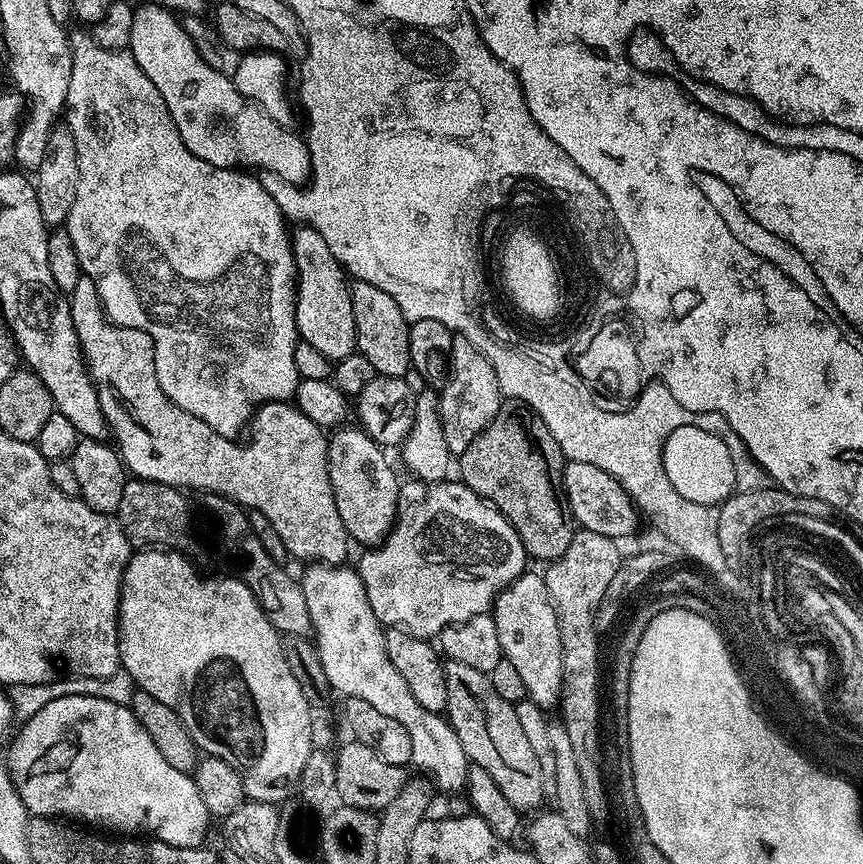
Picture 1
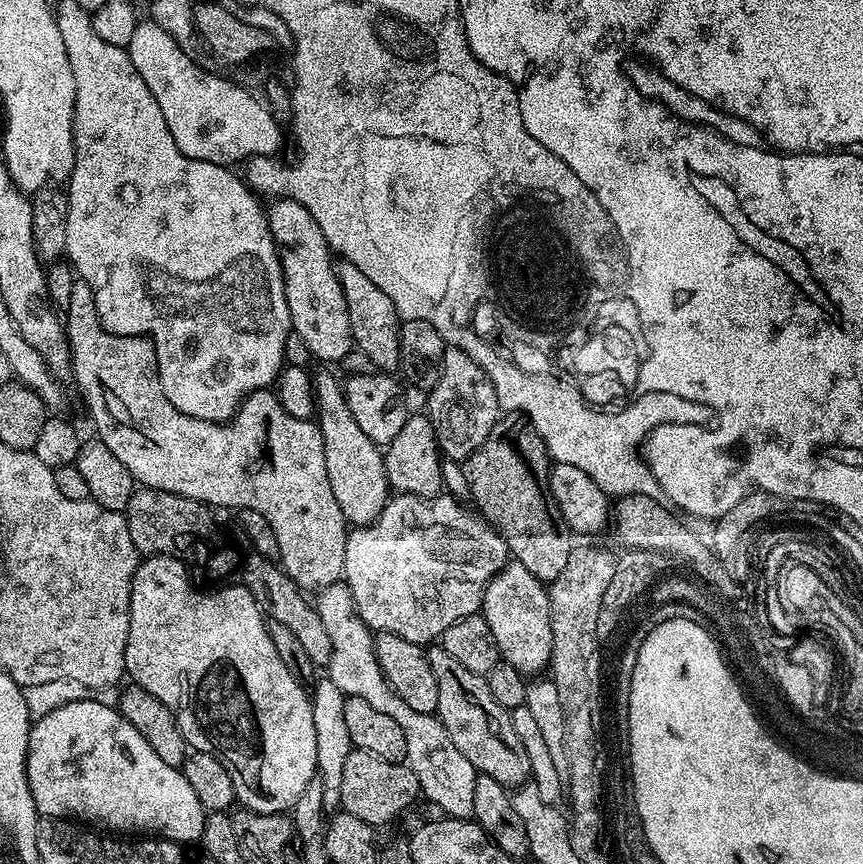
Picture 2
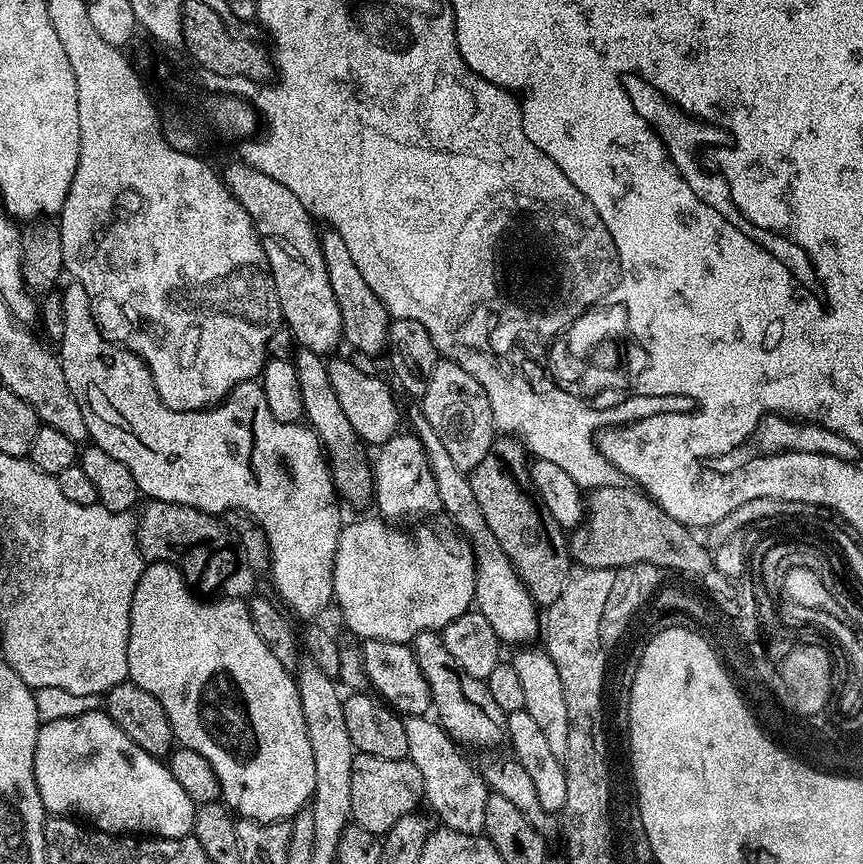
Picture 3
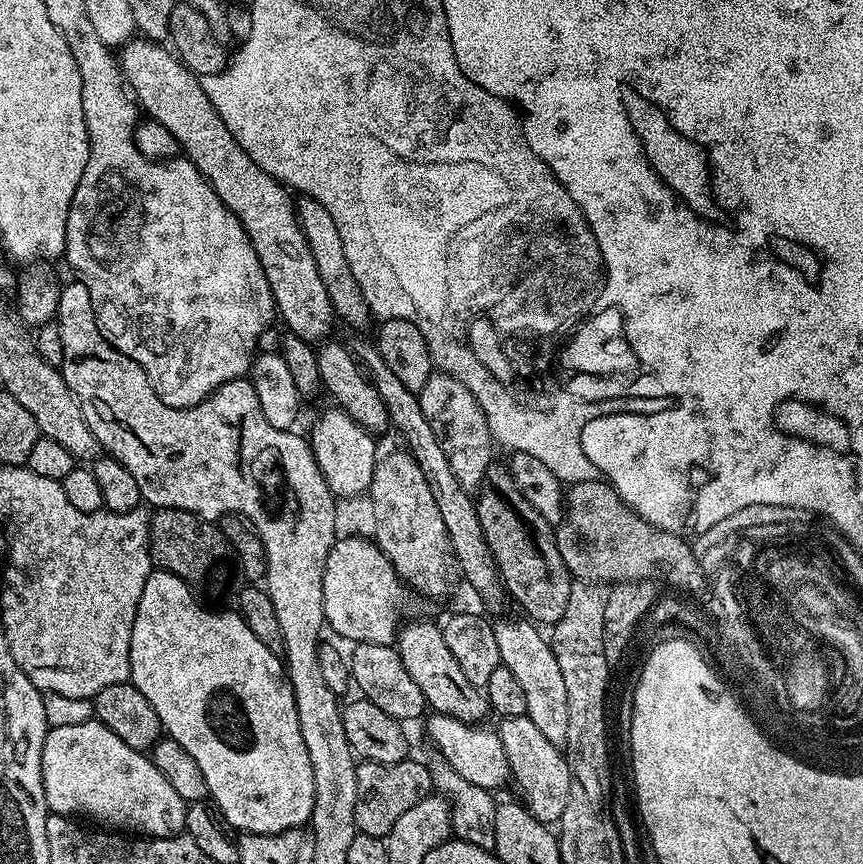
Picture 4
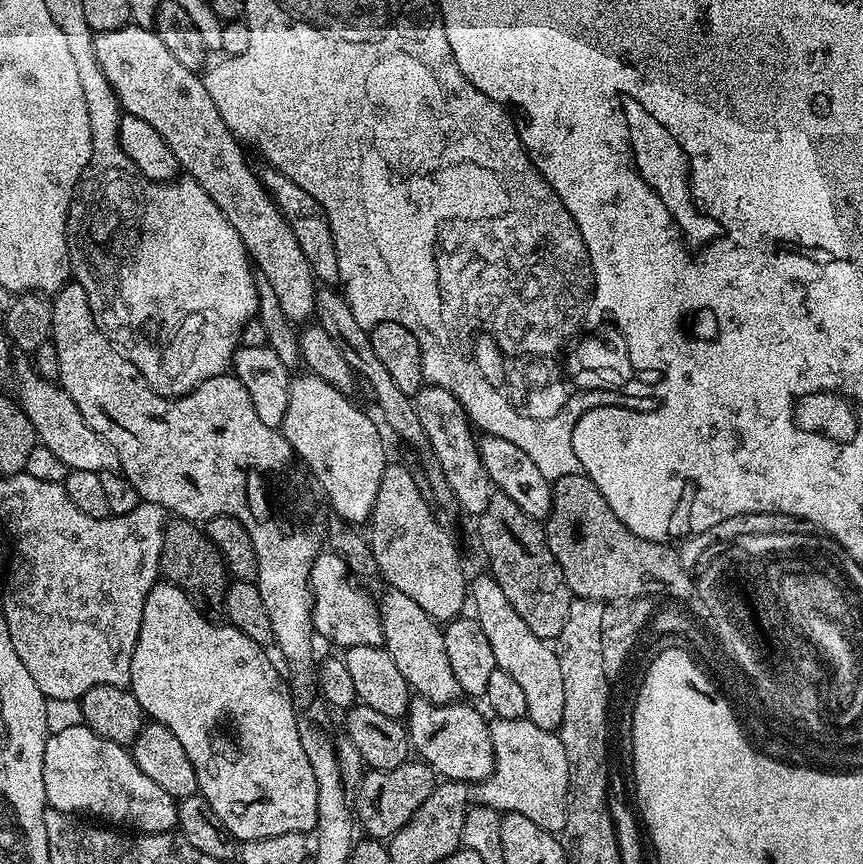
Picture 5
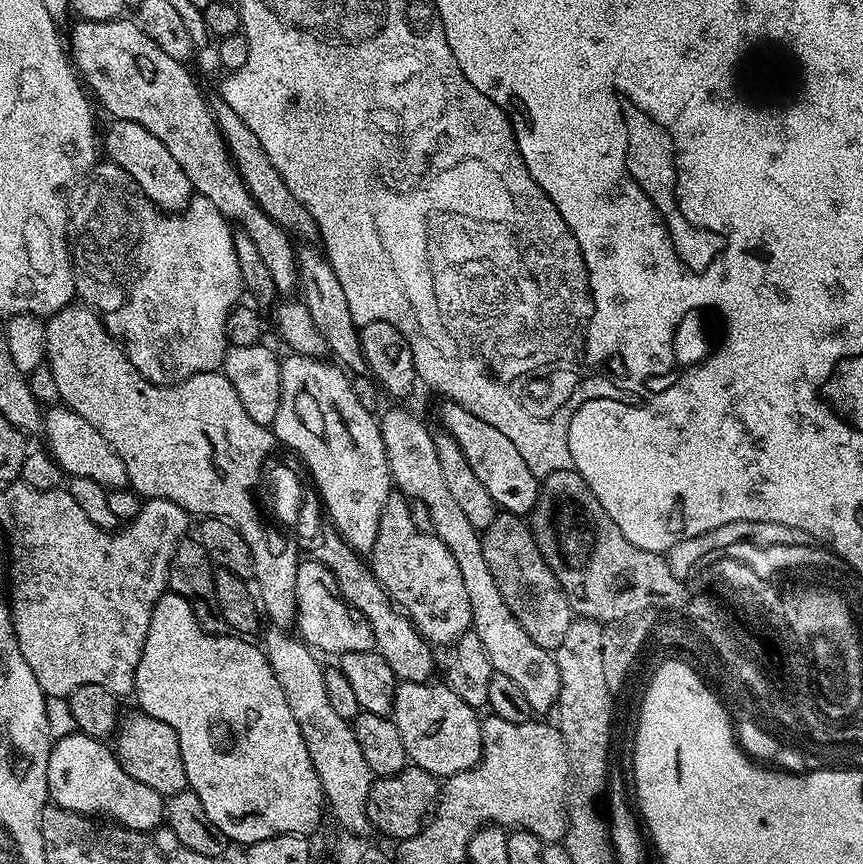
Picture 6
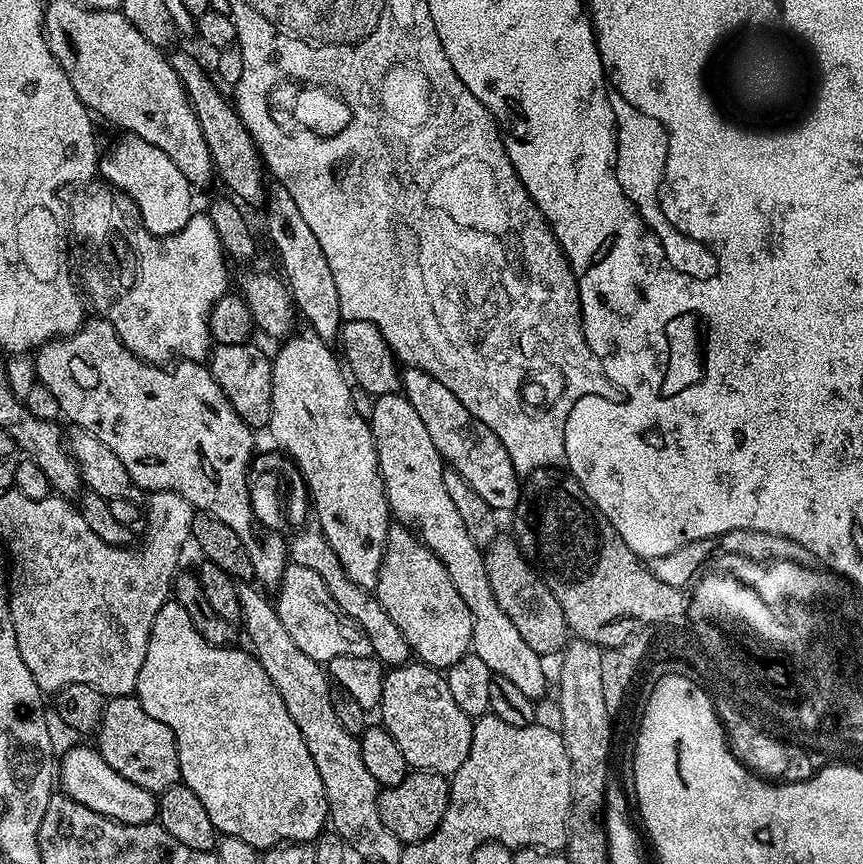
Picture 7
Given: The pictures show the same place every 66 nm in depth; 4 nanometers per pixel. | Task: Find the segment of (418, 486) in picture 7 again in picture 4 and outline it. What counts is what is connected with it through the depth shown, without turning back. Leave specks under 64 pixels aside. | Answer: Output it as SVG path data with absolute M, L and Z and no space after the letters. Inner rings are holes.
M527 619L496 620L494 624L494 638L498 641L498 654L502 667L514 673L516 681L521 684L524 697L526 697L526 716L545 738L550 738L554 746L563 749L568 742L570 734L570 702L566 702L566 682L562 679L562 670L558 667L558 658L554 658L554 650L549 637L544 636L535 623Z

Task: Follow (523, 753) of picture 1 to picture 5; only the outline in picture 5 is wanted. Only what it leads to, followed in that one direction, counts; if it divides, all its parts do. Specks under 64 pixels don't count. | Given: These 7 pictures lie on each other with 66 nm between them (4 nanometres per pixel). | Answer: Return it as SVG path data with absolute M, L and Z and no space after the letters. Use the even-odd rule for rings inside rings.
M381 587L378 595L380 609L380 625L384 635L383 648L394 658L402 678L406 678L409 689L417 697L429 704L450 704L461 699L458 678L454 678L454 670L450 670L450 658L446 658L446 642L444 629L434 618L414 602L412 598L402 594L402 590Z

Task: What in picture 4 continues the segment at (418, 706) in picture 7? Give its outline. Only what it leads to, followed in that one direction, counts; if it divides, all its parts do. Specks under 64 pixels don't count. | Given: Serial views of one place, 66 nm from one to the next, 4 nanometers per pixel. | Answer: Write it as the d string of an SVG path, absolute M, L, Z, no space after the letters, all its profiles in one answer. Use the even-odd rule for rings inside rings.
M441 712L429 715L427 720L428 736L436 743L436 748L440 751L437 753L446 763L454 766L454 770L458 770L458 774L462 774L466 782L487 789L491 789L492 784L509 783L512 771L508 765L506 750L502 746L502 738L495 727L480 728L484 726L479 723L467 724Z

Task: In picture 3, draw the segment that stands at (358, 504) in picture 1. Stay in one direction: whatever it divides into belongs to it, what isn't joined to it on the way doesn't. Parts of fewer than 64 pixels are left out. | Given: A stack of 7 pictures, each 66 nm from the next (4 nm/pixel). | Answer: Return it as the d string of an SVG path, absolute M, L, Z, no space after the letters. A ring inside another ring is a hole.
M297 347L291 362L298 374L298 388L302 390L304 420L316 433L316 437L320 440L320 446L326 453L337 493L345 501L347 501L346 499L353 500L356 504L362 503L363 500L371 501L374 496L372 493L372 466L369 457L364 457L363 450L365 451L365 449L362 447L360 437L350 426L350 421L346 419L342 405L334 395L334 386L330 386L328 360L314 354L314 350Z

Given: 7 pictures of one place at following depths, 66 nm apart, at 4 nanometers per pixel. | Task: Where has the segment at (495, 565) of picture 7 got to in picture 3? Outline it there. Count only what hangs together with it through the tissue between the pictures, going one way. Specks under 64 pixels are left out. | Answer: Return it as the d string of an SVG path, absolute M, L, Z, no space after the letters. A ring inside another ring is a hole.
M511 434L493 439L486 458L478 462L470 473L478 506L490 526L490 534L498 538L498 546L510 558L524 591L537 605L547 606L566 590L566 582L573 573L573 562L566 556L568 536L565 529L544 509L532 491L530 456L523 444Z

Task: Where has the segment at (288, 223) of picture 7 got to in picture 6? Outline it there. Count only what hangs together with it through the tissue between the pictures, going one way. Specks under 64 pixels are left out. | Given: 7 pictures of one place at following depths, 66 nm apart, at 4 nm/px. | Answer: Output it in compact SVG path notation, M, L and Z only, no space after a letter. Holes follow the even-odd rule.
M316 246L301 247L296 253L299 299L303 300L306 310L310 310L310 318L314 318L314 326L318 326L318 334L322 334L331 359L349 373L363 373L366 365L360 345L360 328L350 314L342 282L338 282L338 274L334 274L323 251L319 247L312 247Z

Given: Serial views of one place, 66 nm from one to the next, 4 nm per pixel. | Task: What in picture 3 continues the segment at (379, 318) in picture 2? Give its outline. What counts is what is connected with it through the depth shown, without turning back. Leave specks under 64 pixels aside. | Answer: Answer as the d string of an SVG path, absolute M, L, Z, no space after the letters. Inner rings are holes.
M330 226L320 232L320 245L322 258L326 258L326 274L330 274L330 287L334 290L334 298L338 298L338 310L342 310L342 330L344 331L343 343L349 344L352 352L361 352L375 358L385 355L388 346L388 325L390 317L386 306L366 286L366 278L354 266L354 258L342 234L338 234Z

